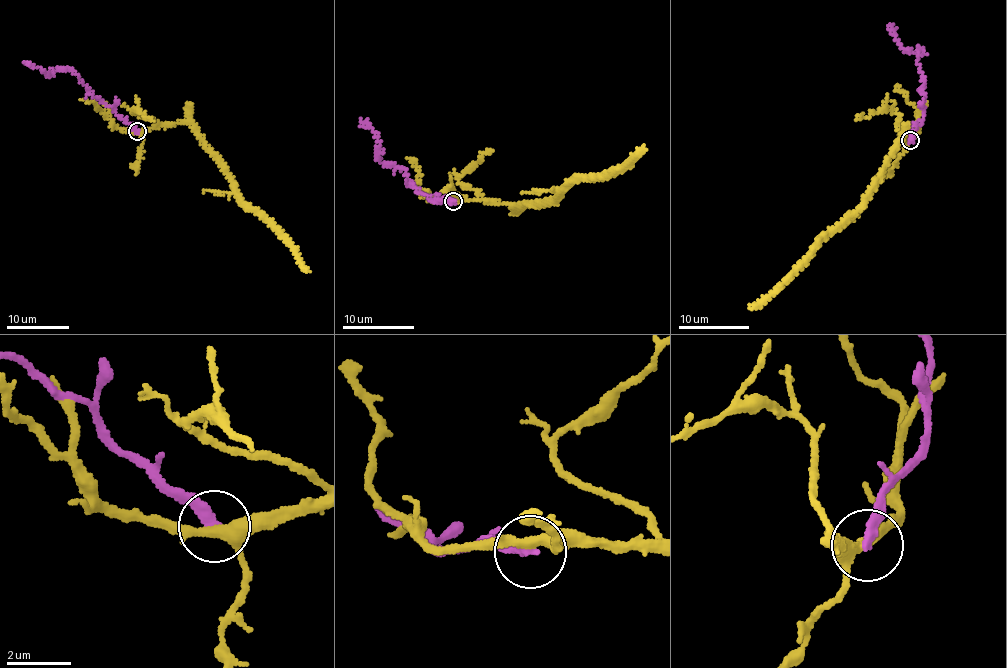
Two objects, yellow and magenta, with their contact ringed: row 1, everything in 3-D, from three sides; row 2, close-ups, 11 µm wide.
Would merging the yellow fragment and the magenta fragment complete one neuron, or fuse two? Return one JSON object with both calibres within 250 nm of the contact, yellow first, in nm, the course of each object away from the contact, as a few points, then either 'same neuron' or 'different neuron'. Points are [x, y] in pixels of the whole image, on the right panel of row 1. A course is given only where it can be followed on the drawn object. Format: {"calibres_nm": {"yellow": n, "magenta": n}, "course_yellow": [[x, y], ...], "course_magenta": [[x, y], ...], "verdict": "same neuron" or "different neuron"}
{"calibres_nm": {"yellow": 280, "magenta": 360}, "course_yellow": [[910, 140], [897, 143], [872, 194], [750, 310]], "course_magenta": [[910, 140], [921, 119], [925, 96], [917, 63], [921, 49], [905, 50], [901, 47], [891, 23]], "verdict": "different neuron"}

